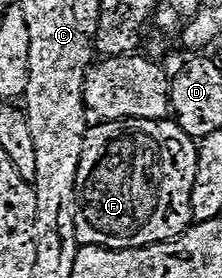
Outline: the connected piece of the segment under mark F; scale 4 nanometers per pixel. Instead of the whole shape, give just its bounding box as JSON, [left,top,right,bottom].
[74,117,197,249]

